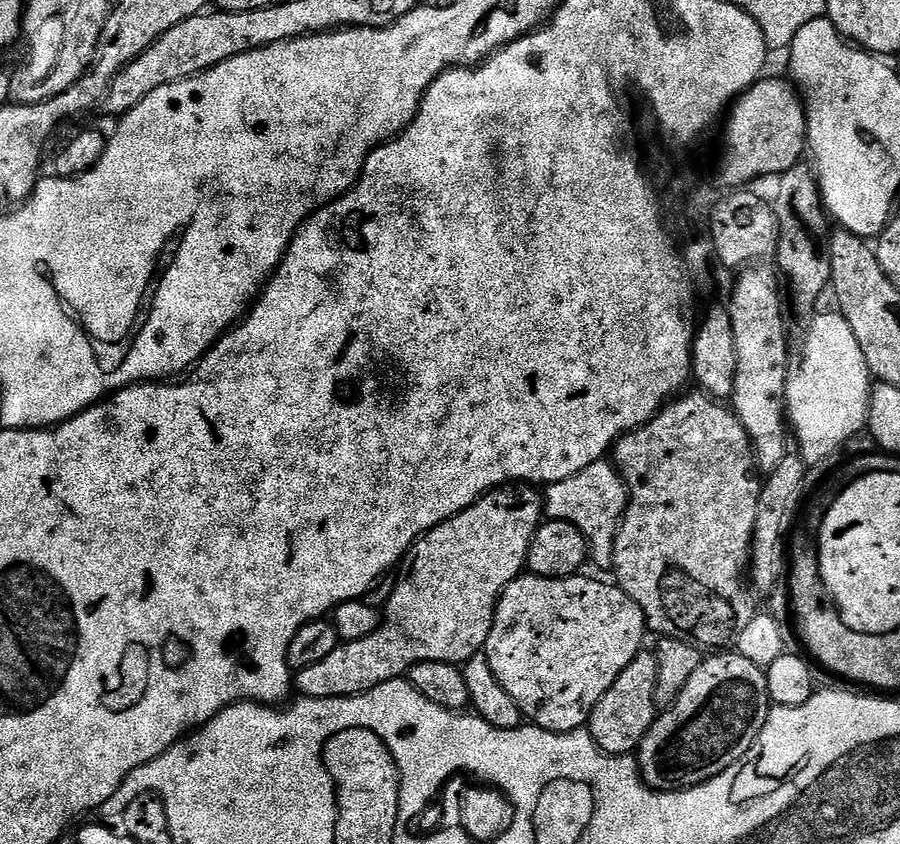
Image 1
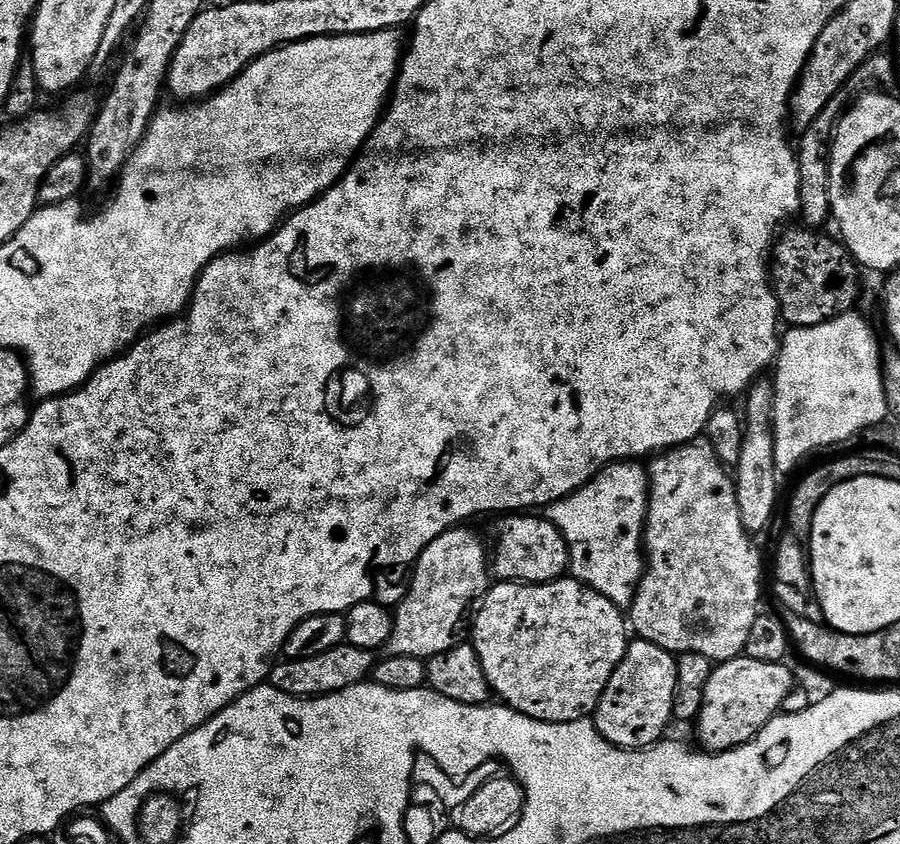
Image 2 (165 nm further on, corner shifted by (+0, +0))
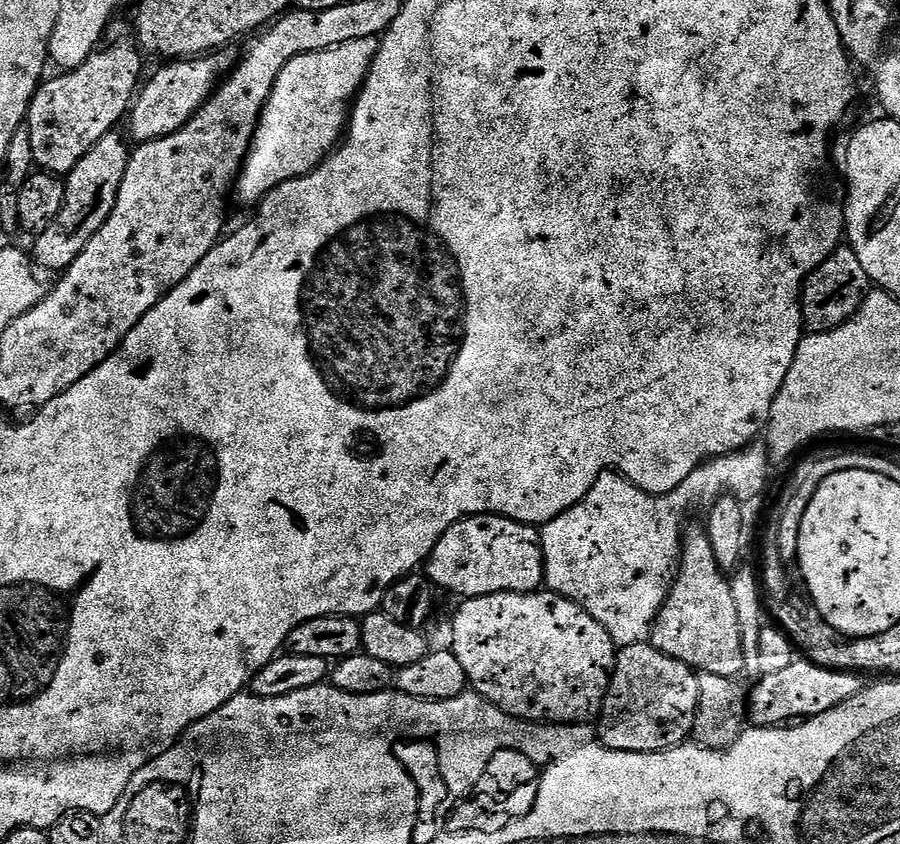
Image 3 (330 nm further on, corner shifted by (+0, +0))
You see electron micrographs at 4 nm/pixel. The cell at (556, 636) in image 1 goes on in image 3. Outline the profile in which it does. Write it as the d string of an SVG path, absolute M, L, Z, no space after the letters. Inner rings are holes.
M537 590L534 592L499 592L489 596L470 596L463 601L464 604L456 612L452 620L452 644L450 650L462 662L462 670L466 670L466 678L471 691L477 696L492 703L495 708L500 708L508 716L514 716L518 720L526 720L534 724L588 724L599 717L604 699L608 693L608 687L612 681L612 671L616 669L616 644L606 634L606 630L597 620L590 618L582 606L578 606L565 596L560 596L551 590Z

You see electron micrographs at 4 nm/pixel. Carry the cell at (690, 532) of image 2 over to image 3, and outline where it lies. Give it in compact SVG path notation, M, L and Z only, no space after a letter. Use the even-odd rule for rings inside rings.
M689 527L682 537L680 567L676 569L676 580L670 594L652 624L650 643L662 654L682 662L697 673L722 674L736 678L740 671L745 671L742 630L738 630L738 613L730 594L730 579L725 569L721 568L718 558L714 558L714 546L710 546L710 538L703 527Z

